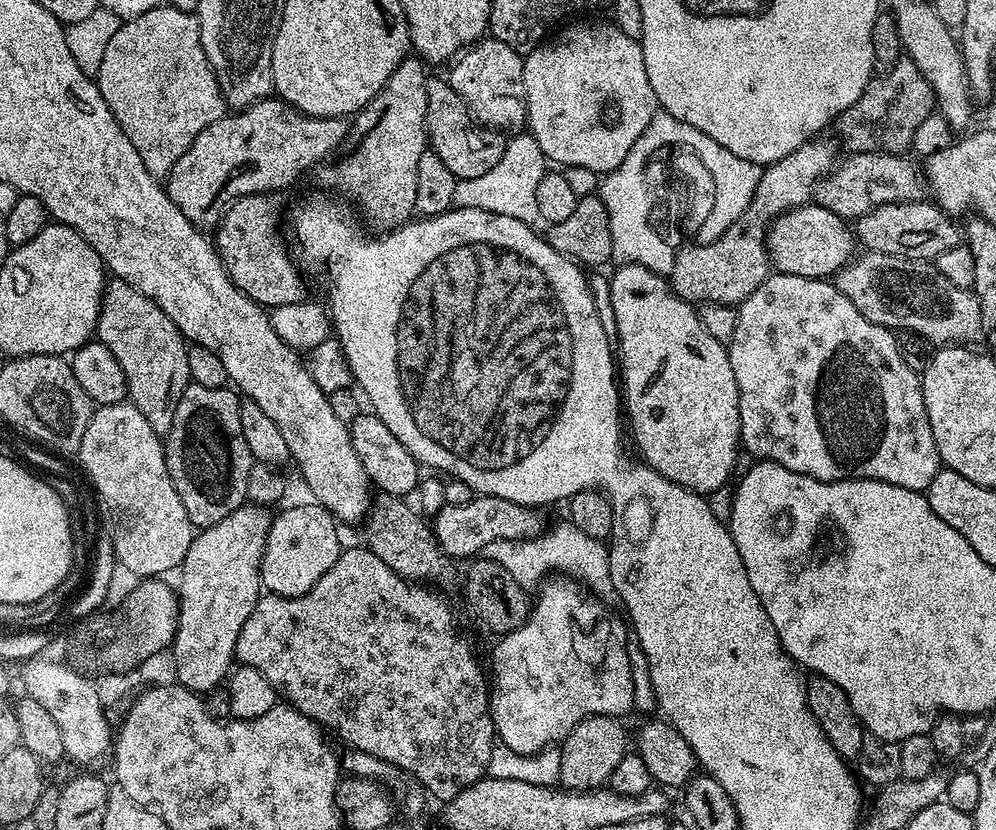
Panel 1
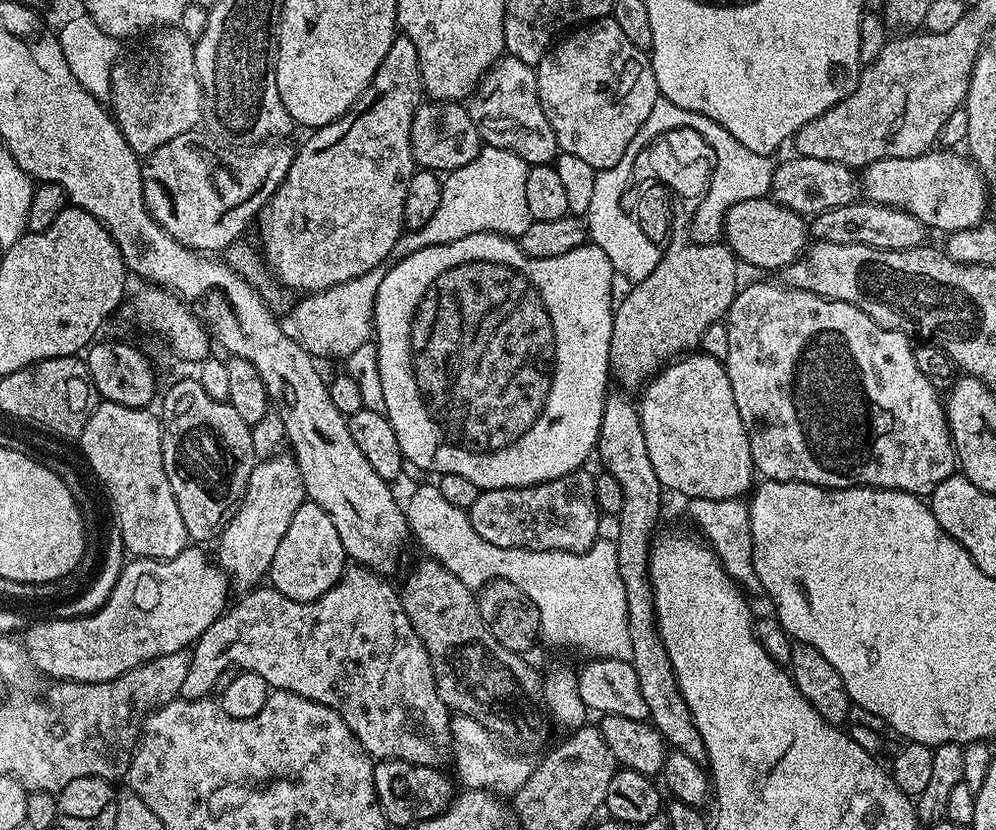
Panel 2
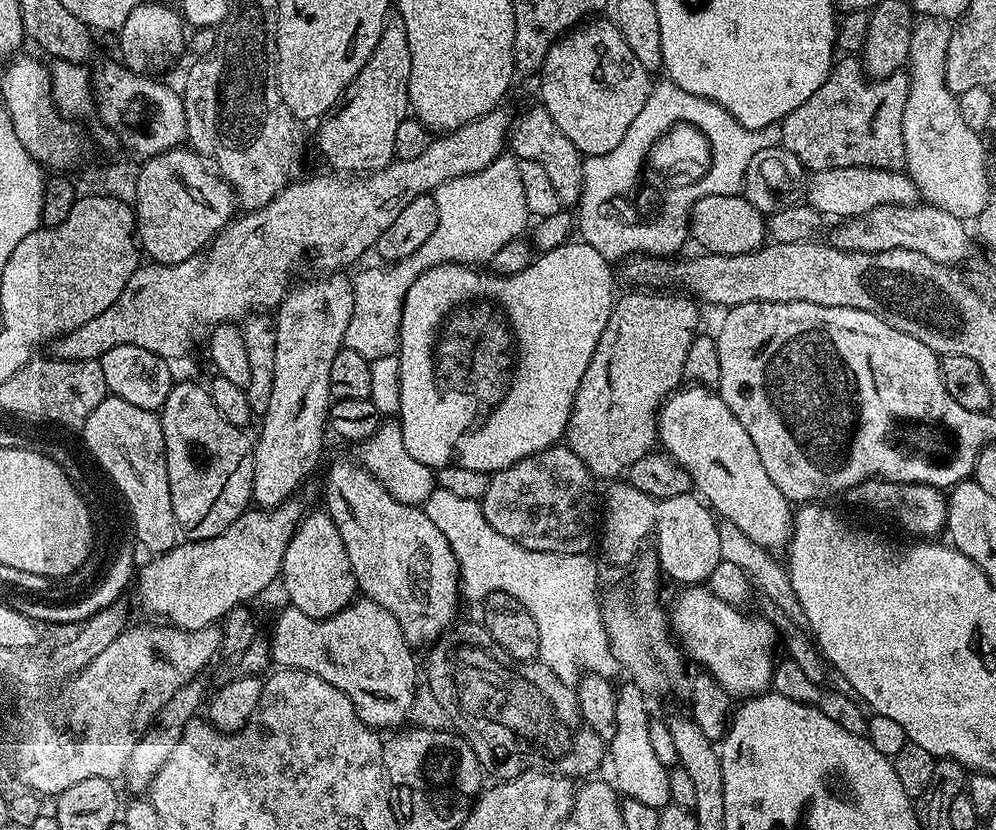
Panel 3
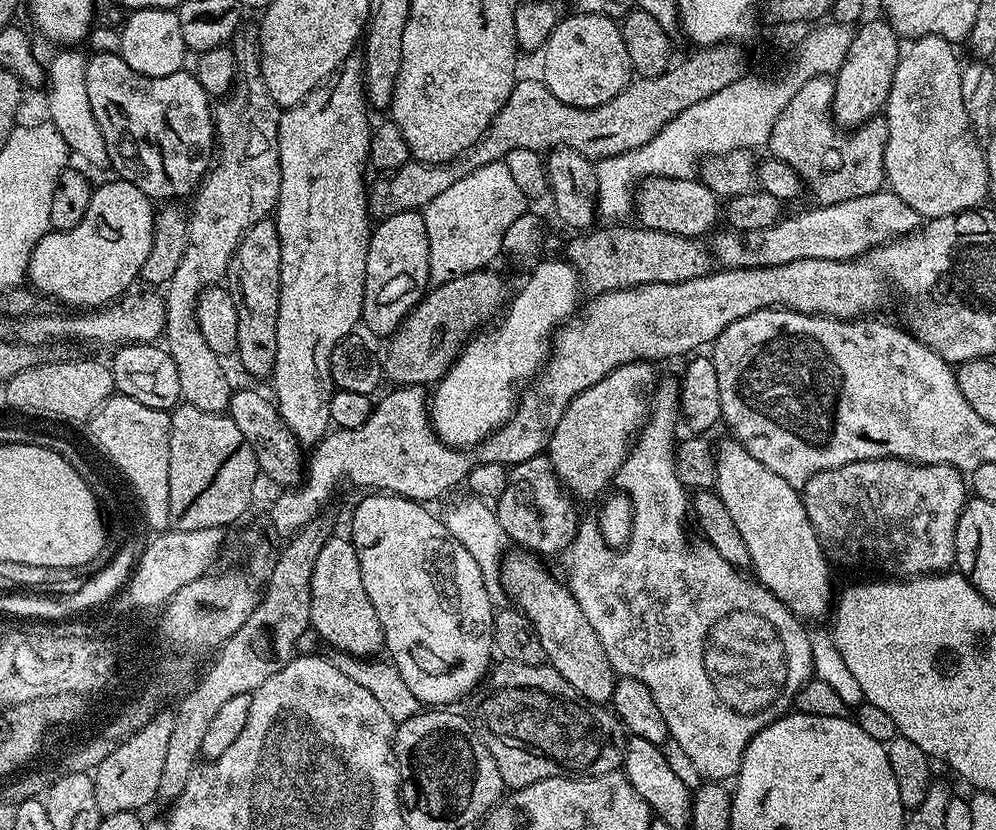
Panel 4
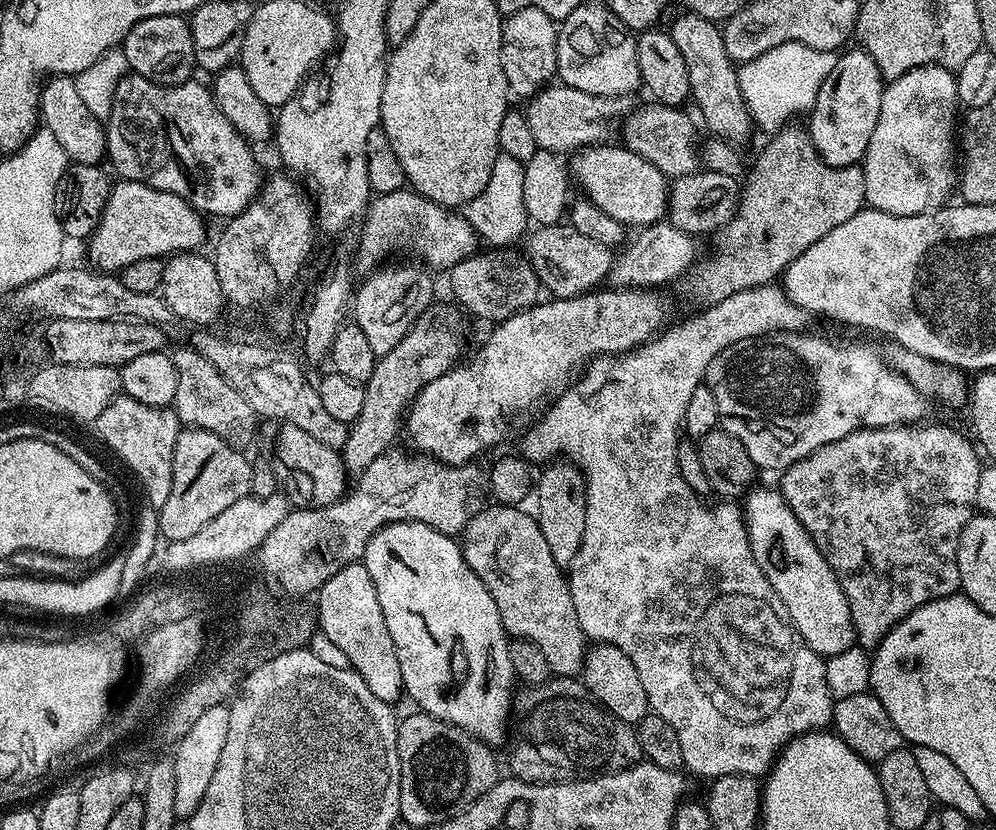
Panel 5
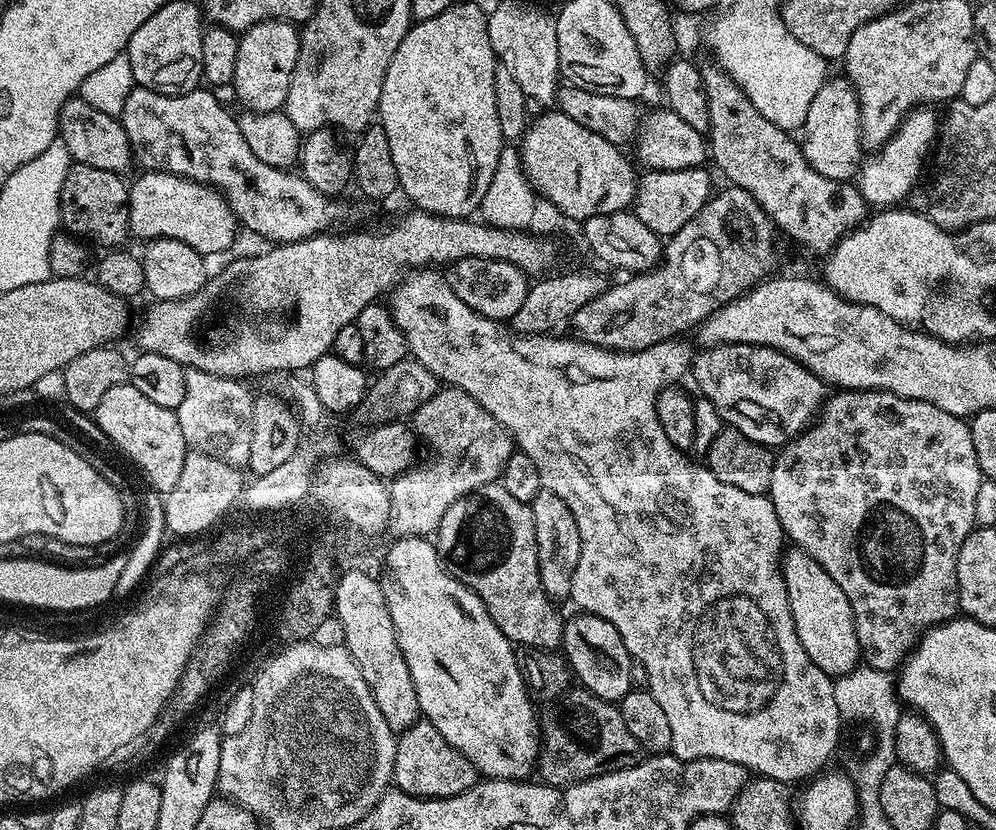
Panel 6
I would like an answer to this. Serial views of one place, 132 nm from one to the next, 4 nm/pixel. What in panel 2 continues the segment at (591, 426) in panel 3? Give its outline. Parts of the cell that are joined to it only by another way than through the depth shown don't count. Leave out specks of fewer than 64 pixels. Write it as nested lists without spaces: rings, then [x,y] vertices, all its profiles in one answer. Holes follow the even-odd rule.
[[[677,227],[670,246],[662,252],[658,266],[650,270],[646,278],[635,281],[624,297],[619,297],[612,313],[612,337],[610,338],[610,372],[621,389],[639,389],[648,383],[661,368],[672,363],[681,354],[699,349],[706,326],[723,321],[728,307],[734,302],[738,291],[736,284],[736,255],[723,242],[697,244],[690,238],[687,227]]]

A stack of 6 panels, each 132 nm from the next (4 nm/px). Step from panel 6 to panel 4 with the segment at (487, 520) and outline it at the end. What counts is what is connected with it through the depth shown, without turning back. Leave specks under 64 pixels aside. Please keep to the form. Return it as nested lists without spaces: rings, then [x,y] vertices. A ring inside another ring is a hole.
[[[528,550],[514,551],[518,552],[509,551],[500,561],[500,583],[503,585],[505,593],[509,597],[512,595],[511,603],[519,611],[524,612],[526,618],[530,618],[538,638],[544,644],[545,661],[551,668],[558,670],[558,674],[562,674],[562,678],[566,678],[566,682],[570,682],[570,686],[574,686],[574,690],[578,690],[582,699],[590,701],[591,704],[607,705],[614,694],[618,676],[612,670],[612,663],[606,650],[602,650],[602,642],[598,639],[598,634],[594,634],[594,626],[590,626],[586,614],[582,614],[582,606],[578,606],[578,602],[573,598],[572,592],[563,579],[555,580],[544,569],[545,561],[539,555]]]

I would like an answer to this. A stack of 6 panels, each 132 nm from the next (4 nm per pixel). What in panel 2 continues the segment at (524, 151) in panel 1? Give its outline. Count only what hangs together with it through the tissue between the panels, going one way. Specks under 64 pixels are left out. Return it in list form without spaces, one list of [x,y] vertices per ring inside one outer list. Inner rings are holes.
[[[481,147],[478,158],[442,180],[442,202],[434,210],[434,218],[419,233],[421,245],[449,244],[479,232],[497,232],[499,236],[518,238],[533,222],[530,206],[526,206],[526,174],[529,164],[518,154],[501,148]]]

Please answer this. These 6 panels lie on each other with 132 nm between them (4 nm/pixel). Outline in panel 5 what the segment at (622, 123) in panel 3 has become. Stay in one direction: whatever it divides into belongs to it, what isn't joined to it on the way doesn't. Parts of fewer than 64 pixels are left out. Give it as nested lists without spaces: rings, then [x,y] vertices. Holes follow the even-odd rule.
[[[589,2],[559,25],[557,66],[559,83],[595,96],[626,96],[641,87],[636,53],[636,36],[613,12],[598,2]]]

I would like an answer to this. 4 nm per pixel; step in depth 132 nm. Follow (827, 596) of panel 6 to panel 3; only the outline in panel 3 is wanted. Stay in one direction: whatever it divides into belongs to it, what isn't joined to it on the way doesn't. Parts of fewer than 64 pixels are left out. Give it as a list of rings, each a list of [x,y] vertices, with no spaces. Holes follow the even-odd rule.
[[[684,386],[673,392],[660,406],[658,444],[682,465],[686,474],[690,474],[693,489],[721,521],[738,526],[746,538],[769,550],[783,549],[791,540],[793,505],[782,494],[782,490],[770,482],[770,474],[766,474],[766,466],[762,466],[750,434],[746,434],[742,422],[730,414],[730,406],[726,406],[726,402],[722,402],[722,398],[713,389]]]

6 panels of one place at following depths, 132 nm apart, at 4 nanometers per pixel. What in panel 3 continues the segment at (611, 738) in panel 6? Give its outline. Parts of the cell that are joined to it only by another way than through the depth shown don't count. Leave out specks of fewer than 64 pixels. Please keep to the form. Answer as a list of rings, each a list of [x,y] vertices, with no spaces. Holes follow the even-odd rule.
[[[453,623],[452,627],[435,641],[427,649],[428,652],[428,680],[426,686],[434,694],[434,698],[438,698],[442,710],[446,710],[451,727],[459,732],[461,736],[467,740],[468,745],[474,750],[474,754],[478,758],[481,769],[485,773],[488,772],[497,781],[509,780],[518,774],[526,774],[527,772],[554,772],[561,776],[569,778],[577,778],[576,776],[584,776],[580,778],[588,778],[593,775],[592,772],[600,763],[606,760],[606,742],[598,734],[594,734],[594,730],[590,730],[590,726],[586,726],[586,718],[582,718],[582,710],[576,701],[576,693],[567,684],[563,684],[554,673],[549,670],[546,665],[531,660],[513,660],[508,657],[506,650],[502,650],[502,646],[498,646],[492,640],[492,636],[484,629],[483,623],[476,624],[460,624]]]

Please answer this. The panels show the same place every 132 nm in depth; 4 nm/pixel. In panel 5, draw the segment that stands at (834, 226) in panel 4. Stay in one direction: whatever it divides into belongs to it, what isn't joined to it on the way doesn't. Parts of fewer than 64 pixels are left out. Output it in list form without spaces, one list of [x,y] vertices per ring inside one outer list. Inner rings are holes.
[[[667,221],[647,225],[637,234],[636,240],[631,244],[628,252],[615,257],[607,281],[611,287],[628,288],[658,288],[678,276],[683,277],[697,261],[695,237],[689,233],[678,230]]]

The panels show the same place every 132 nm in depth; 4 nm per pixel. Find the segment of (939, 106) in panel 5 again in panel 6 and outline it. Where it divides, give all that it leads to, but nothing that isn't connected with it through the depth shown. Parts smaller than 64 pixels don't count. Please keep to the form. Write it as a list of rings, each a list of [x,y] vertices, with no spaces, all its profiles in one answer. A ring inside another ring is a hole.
[[[928,108],[913,109],[894,135],[872,158],[867,157],[858,174],[858,187],[865,201],[876,208],[888,208],[904,199],[915,186],[938,136],[938,118]],[[870,158],[870,159],[869,159]]]

